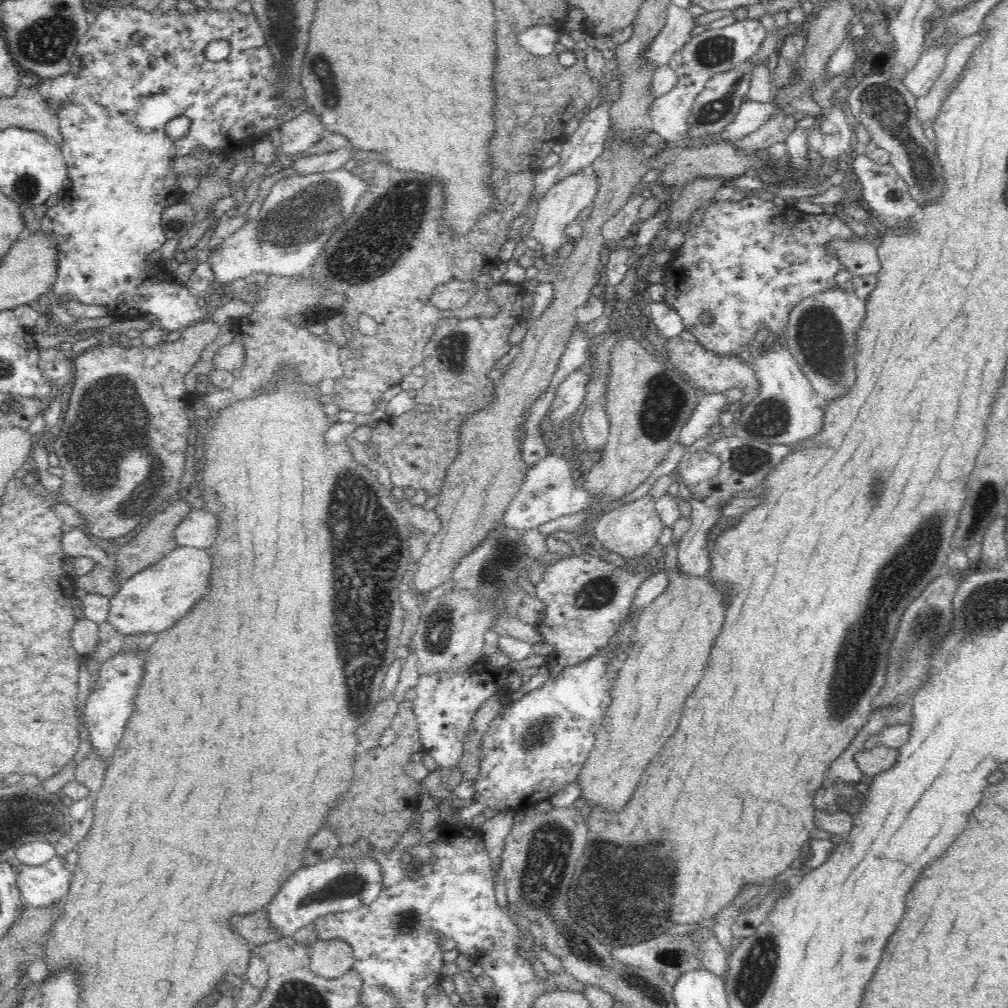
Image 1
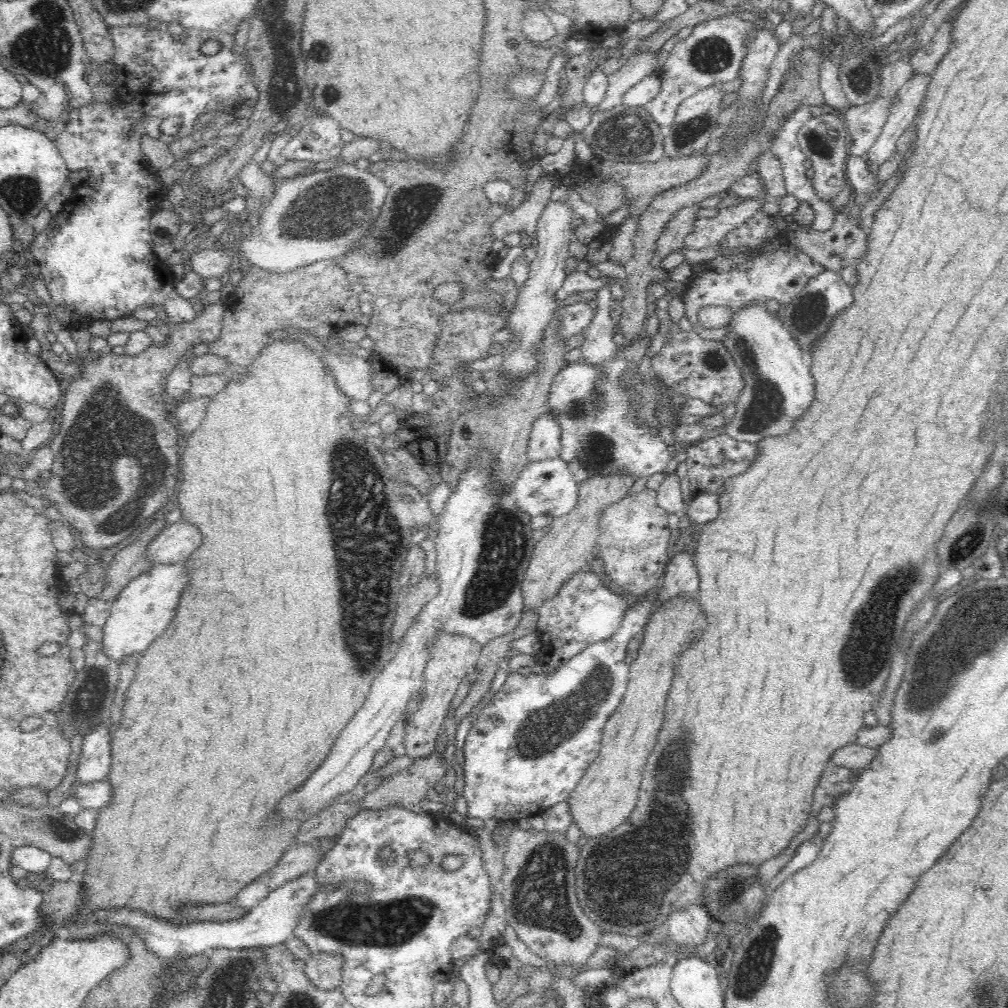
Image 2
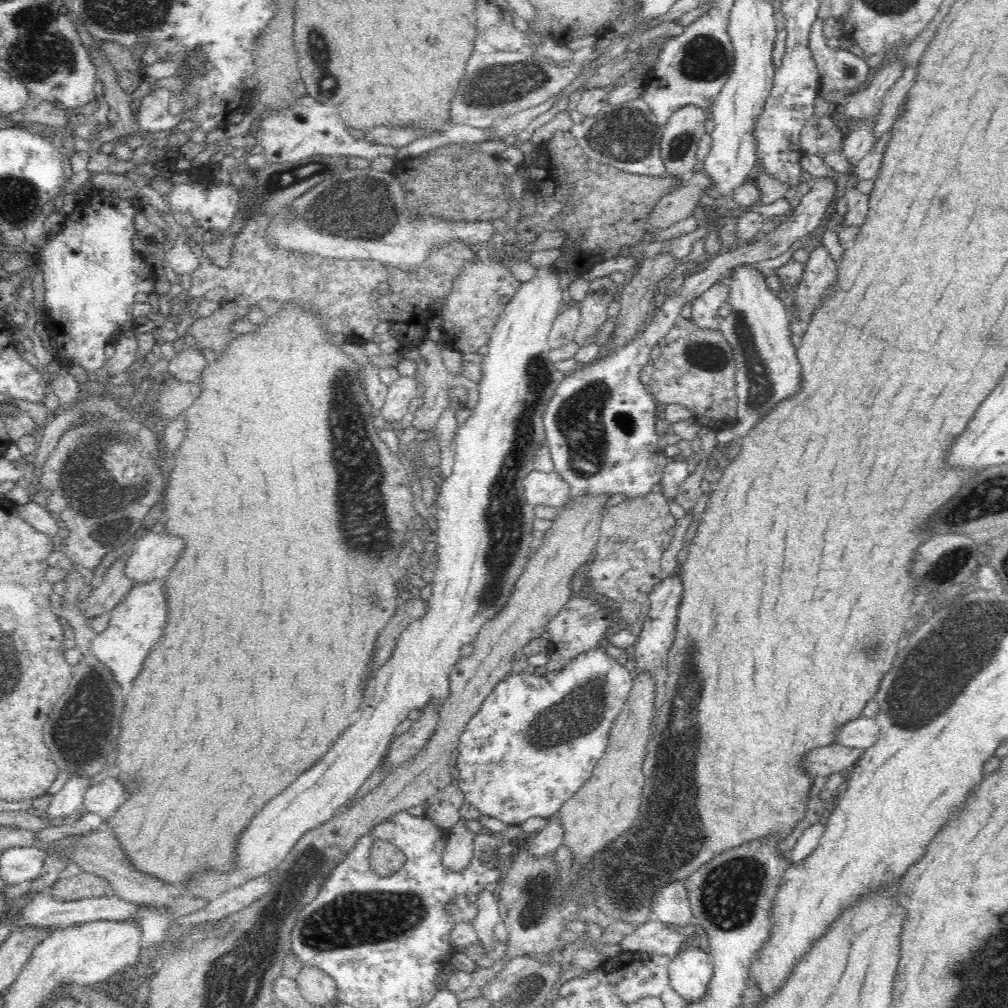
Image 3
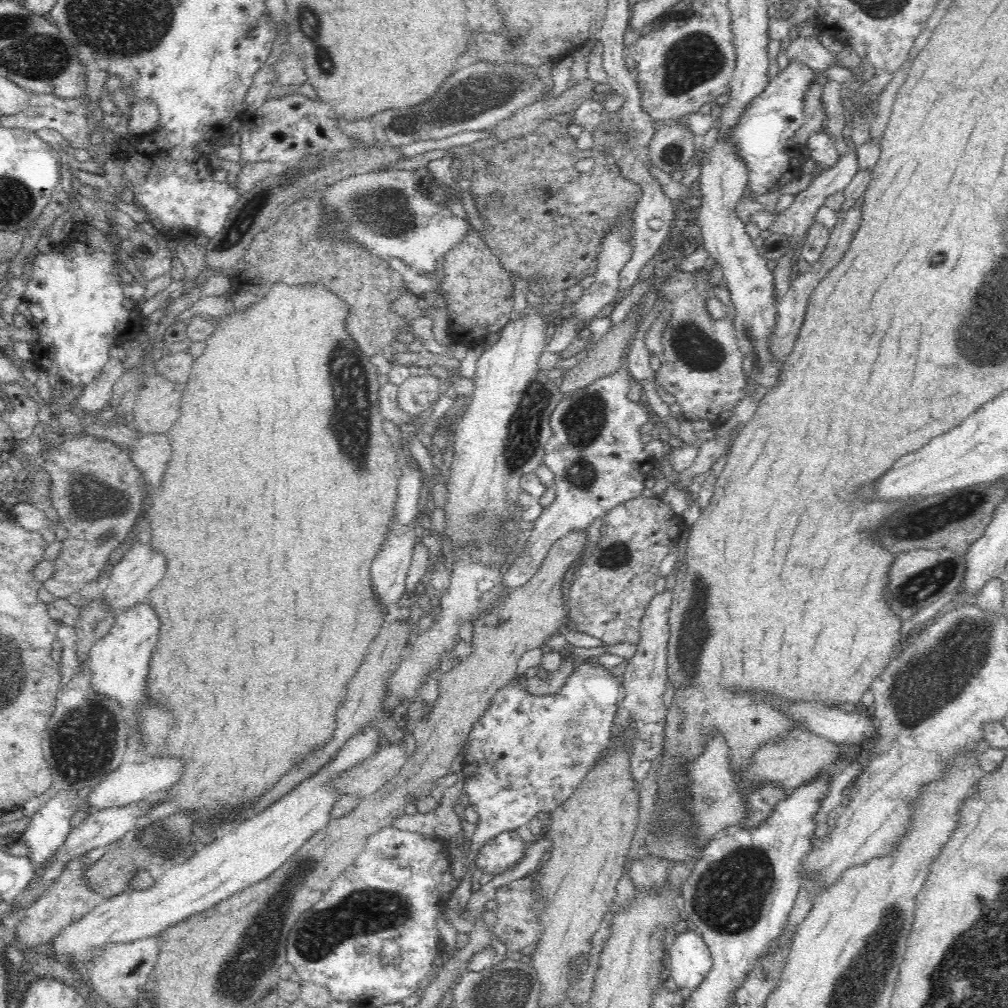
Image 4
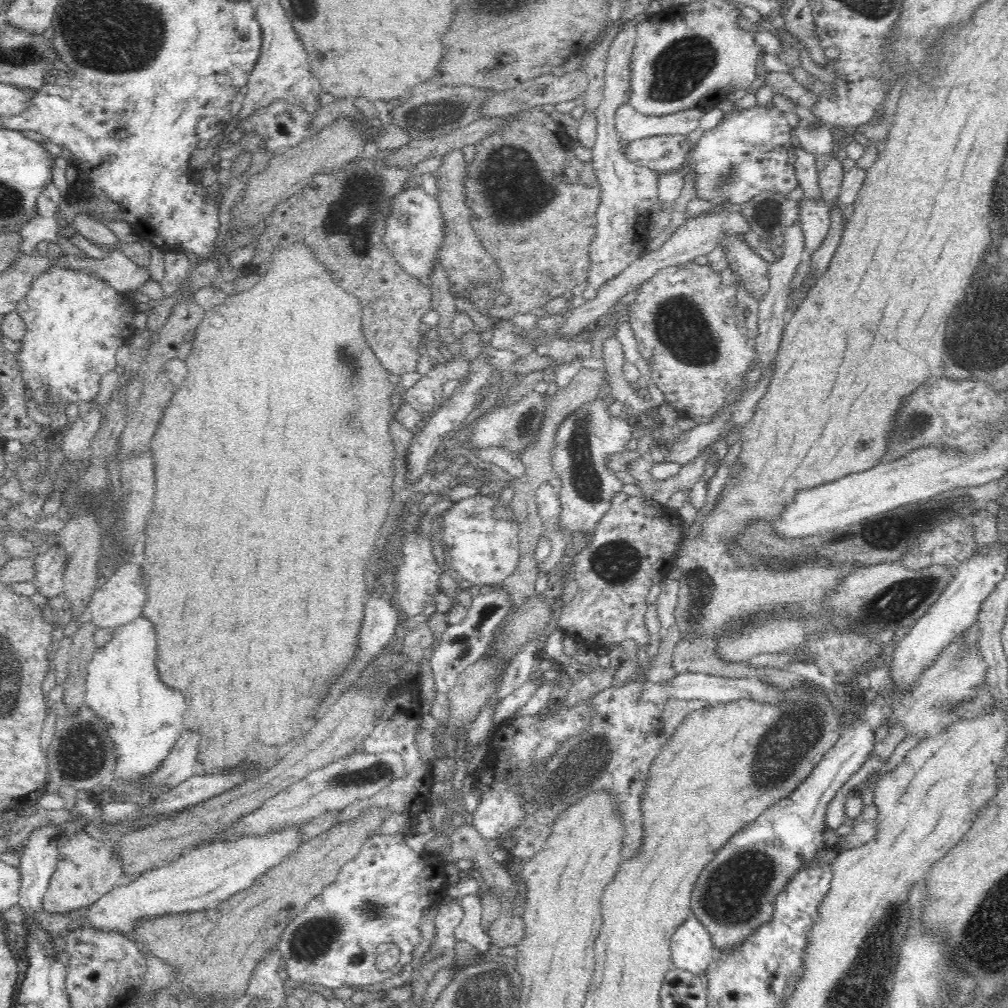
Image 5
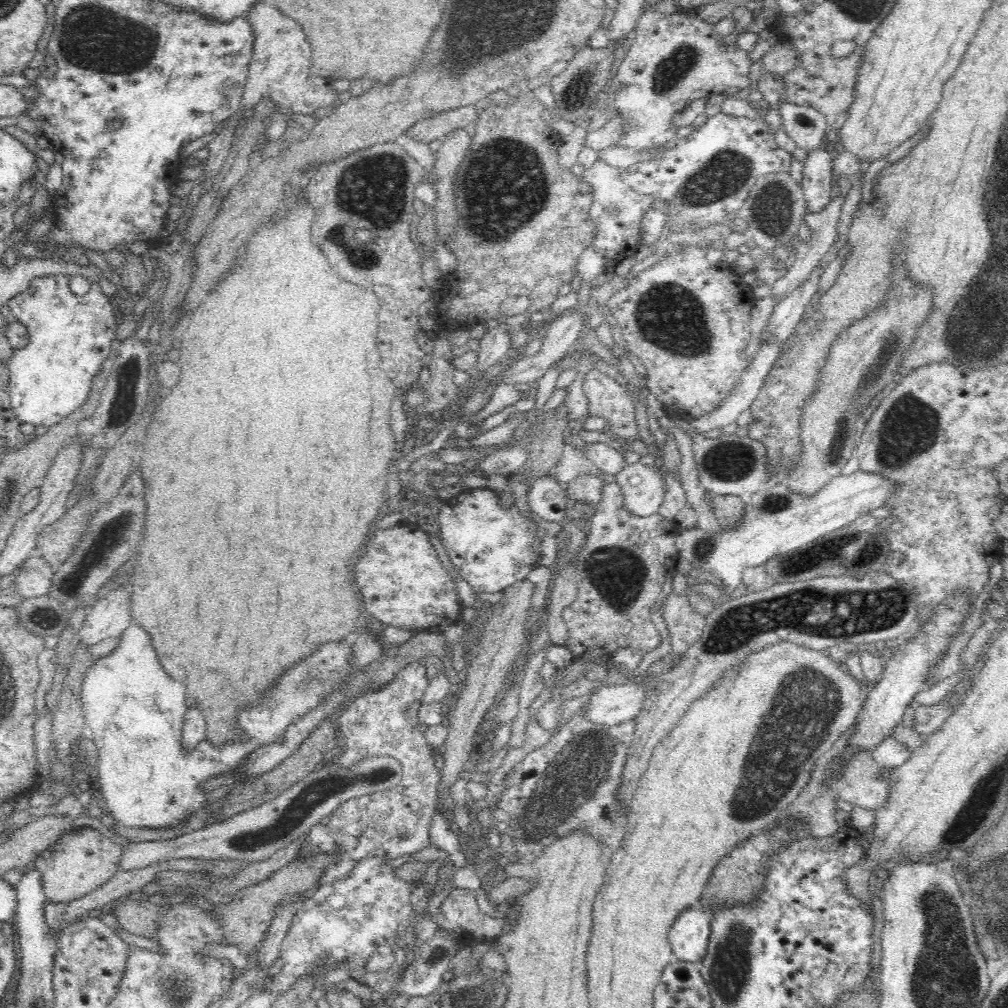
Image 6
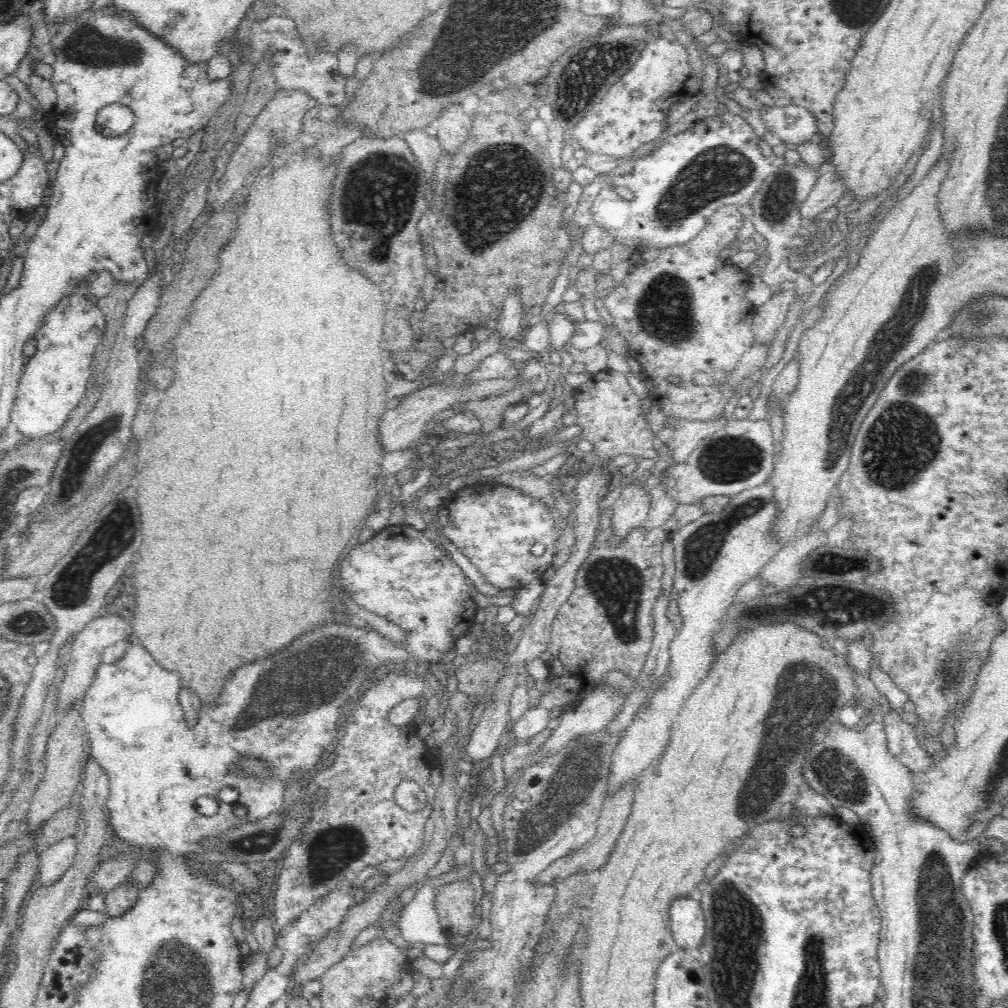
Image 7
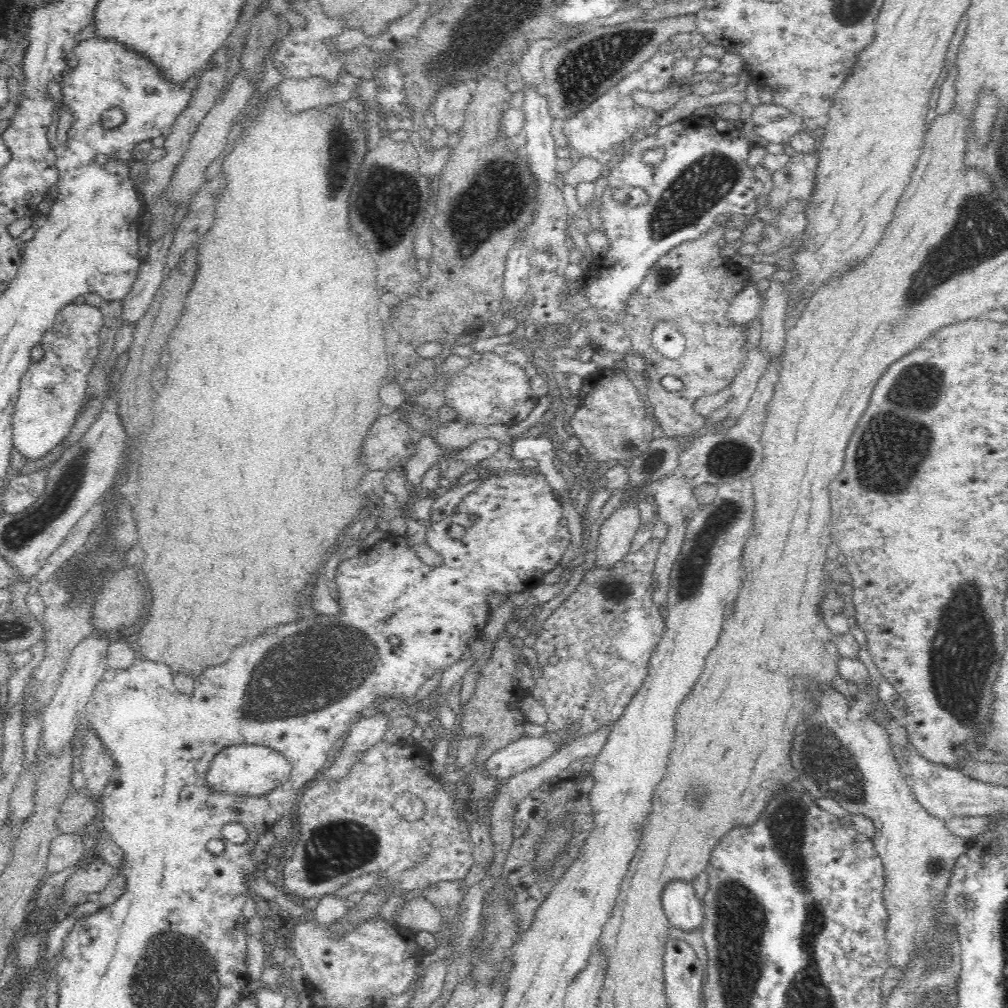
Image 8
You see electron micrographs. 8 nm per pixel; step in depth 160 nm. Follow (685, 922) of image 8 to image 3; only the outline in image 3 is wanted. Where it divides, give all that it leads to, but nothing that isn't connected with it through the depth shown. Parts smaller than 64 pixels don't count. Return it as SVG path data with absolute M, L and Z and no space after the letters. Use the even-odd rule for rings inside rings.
M688 947L671 959L670 982L674 990L691 1003L706 994L713 970L708 952L698 947Z

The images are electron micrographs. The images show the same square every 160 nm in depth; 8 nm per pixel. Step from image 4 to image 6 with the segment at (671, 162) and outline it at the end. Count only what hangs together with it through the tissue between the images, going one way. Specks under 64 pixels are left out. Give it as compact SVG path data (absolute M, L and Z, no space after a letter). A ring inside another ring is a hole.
M669 143L661 146L650 146L650 148L628 148L627 146L616 145L599 150L597 158L614 168L625 169L634 163L661 157L661 154L670 149L672 145L673 143Z

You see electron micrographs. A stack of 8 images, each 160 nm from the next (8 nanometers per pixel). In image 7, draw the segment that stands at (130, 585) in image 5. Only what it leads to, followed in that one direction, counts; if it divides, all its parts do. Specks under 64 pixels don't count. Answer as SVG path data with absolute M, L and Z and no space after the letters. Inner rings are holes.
M120 615L99 616L88 622L86 628L81 630L73 638L72 652L69 664L64 669L64 680L62 684L58 686L58 708L62 709L62 712L66 712L68 708L72 708L72 704L81 704L85 698L85 693L90 685L95 680L96 672L102 663L102 654L104 648L108 648L111 644L120 642L124 639L129 639L131 629L128 628L128 622L124 622L124 618Z

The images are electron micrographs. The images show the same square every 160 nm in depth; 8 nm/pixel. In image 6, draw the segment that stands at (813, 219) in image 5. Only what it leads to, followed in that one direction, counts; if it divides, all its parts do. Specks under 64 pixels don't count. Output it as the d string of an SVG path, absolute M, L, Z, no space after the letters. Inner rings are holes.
M816 149L807 152L803 166L801 188L807 201L807 213L820 214L833 200L831 194L833 160L827 151Z

